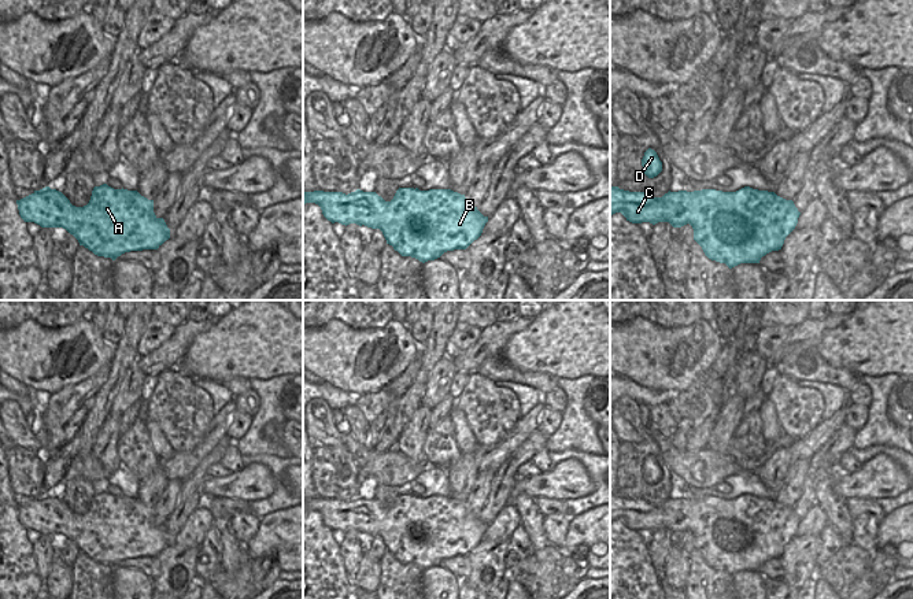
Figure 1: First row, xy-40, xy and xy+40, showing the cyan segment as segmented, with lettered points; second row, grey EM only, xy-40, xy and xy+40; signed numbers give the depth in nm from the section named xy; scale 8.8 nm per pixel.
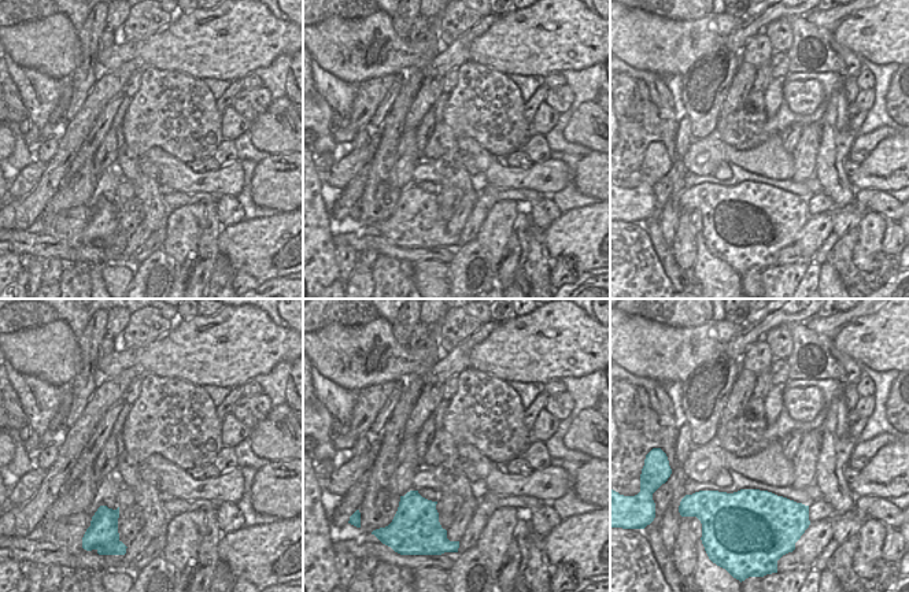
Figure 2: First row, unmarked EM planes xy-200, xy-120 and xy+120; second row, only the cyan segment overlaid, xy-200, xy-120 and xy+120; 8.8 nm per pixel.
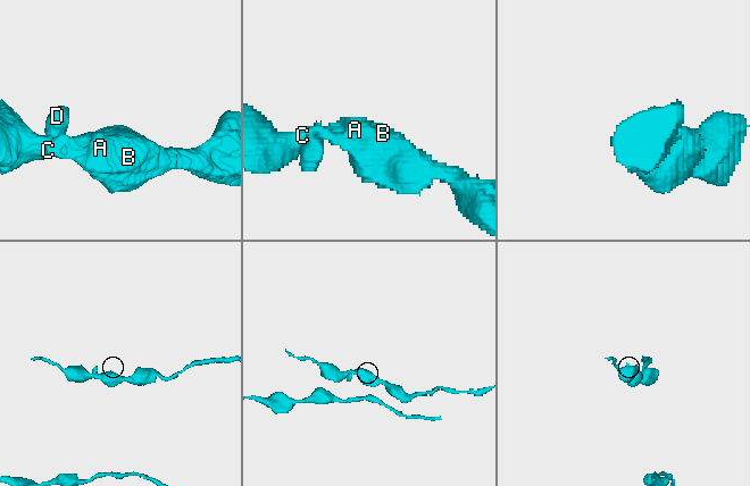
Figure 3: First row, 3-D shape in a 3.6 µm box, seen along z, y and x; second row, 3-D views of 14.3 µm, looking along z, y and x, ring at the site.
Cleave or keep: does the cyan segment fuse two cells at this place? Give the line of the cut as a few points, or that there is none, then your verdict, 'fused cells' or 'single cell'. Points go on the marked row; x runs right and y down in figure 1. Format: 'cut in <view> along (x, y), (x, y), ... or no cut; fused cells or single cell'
no cut; single cell

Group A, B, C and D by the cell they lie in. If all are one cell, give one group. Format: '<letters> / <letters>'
A B C D

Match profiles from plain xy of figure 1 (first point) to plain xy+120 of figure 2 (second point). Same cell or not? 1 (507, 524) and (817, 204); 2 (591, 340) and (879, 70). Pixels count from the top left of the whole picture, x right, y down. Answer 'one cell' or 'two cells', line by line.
1: one cell
2: two cells

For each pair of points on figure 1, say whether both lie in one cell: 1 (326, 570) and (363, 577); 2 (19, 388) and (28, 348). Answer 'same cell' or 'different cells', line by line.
1: different cells
2: different cells

